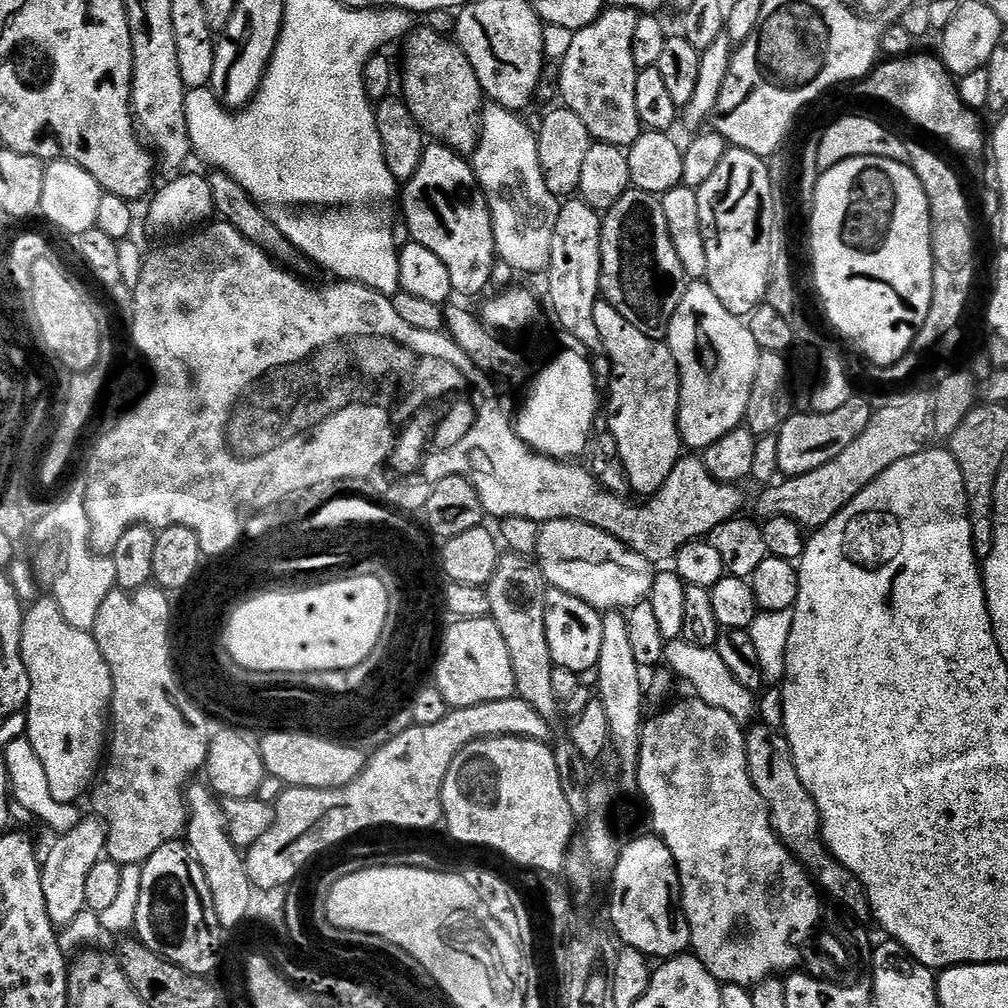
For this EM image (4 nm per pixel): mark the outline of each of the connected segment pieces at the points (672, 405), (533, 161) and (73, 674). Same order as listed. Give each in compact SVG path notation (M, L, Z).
M601 298L594 306L594 326L600 335L599 347L604 347L608 360L612 363L612 393L606 396L606 415L608 431L617 442L617 457L624 464L625 474L633 493L641 492L644 498L651 498L659 492L660 487L670 478L677 463L682 457L680 439L680 368L676 365L676 356L664 345L663 339L655 340L642 330L630 326L614 306Z
M489 103L480 118L480 145L471 153L470 163L488 200L497 257L511 266L513 273L543 273L550 262L561 201L546 186L537 133L533 129L531 132L520 119L501 104Z
M43 598L37 599L35 603L25 611L24 625L22 626L22 638L20 639L20 653L22 654L24 665L28 671L28 677L30 678L30 698L26 705L26 717L28 716L28 732L26 732L26 739L28 739L34 746L34 754L38 754L38 762L42 762L42 770L46 770L46 782L50 782L50 794L54 794L54 798L57 802L62 802L63 804L76 804L77 801L79 801L79 796L87 797L89 795L90 789L93 787L94 781L97 779L98 773L101 771L102 757L106 752L106 725L110 720L110 709L112 707L112 675L110 674L110 666L106 666L106 658L102 658L102 650L98 650L96 639L92 637L91 631L83 632L74 626L70 626L70 622L66 622L66 618L62 618L62 610L56 605L55 599L52 598L48 598L48 600L43 600Z

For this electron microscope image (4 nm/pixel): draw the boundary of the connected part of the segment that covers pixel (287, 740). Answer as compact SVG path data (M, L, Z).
M270 732L259 741L260 757L264 760L267 775L277 776L285 786L293 788L341 788L351 782L364 769L365 753L360 753L356 746L344 742L323 740L310 732Z

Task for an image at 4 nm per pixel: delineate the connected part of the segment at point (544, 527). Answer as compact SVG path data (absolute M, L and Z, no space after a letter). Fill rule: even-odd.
M562 519L545 521L541 525L536 553L549 587L573 594L599 612L627 610L651 595L656 573L653 561L588 523Z

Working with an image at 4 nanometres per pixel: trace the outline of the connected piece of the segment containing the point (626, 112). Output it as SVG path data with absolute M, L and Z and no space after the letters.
M609 7L593 24L576 33L570 50L566 50L558 64L563 107L586 122L593 141L613 144L623 150L631 148L642 131L634 99L638 69L632 53L634 26L638 26L639 21L640 16L632 8Z

